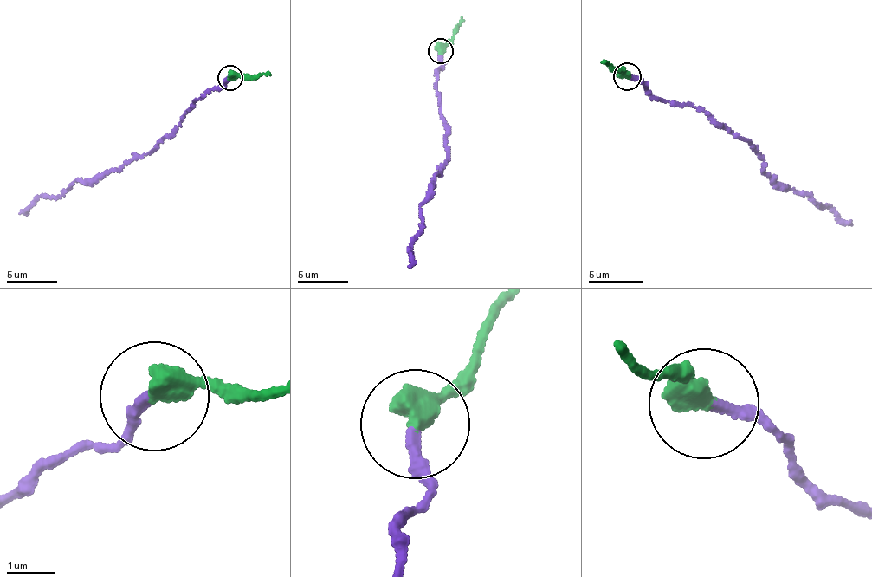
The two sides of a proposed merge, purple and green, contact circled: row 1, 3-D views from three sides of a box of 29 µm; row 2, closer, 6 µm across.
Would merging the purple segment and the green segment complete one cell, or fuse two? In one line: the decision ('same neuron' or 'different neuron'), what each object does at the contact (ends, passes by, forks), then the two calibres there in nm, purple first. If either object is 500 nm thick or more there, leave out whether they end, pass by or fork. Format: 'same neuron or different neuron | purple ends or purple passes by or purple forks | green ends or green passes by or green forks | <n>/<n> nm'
same neuron | 200/500 nm

